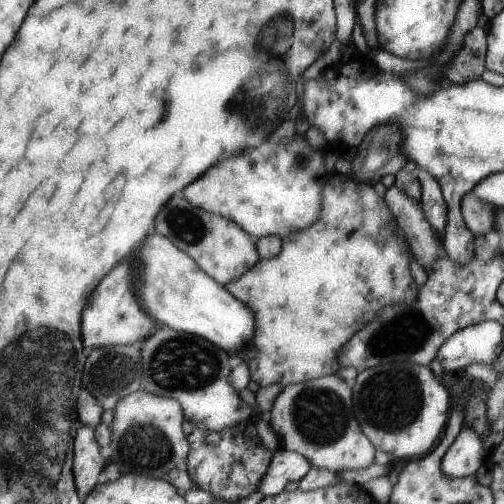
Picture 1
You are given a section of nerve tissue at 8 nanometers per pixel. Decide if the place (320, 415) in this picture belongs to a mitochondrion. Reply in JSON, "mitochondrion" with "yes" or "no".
{"mitochondrion":"yes"}

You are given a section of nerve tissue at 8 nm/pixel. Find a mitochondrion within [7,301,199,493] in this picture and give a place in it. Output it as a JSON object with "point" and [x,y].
{"point":[146,447]}

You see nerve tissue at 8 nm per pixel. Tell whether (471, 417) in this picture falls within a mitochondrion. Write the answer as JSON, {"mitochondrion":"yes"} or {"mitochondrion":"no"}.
{"mitochondrion":"no"}

